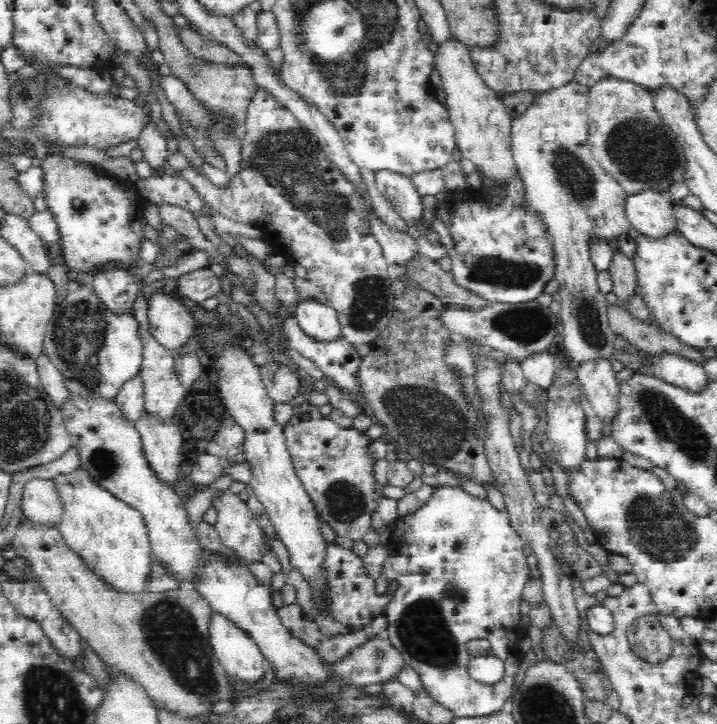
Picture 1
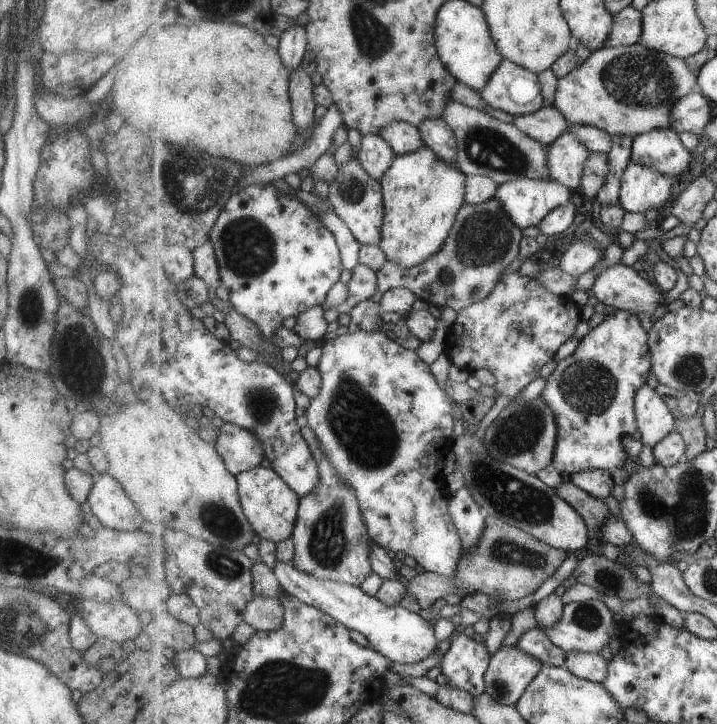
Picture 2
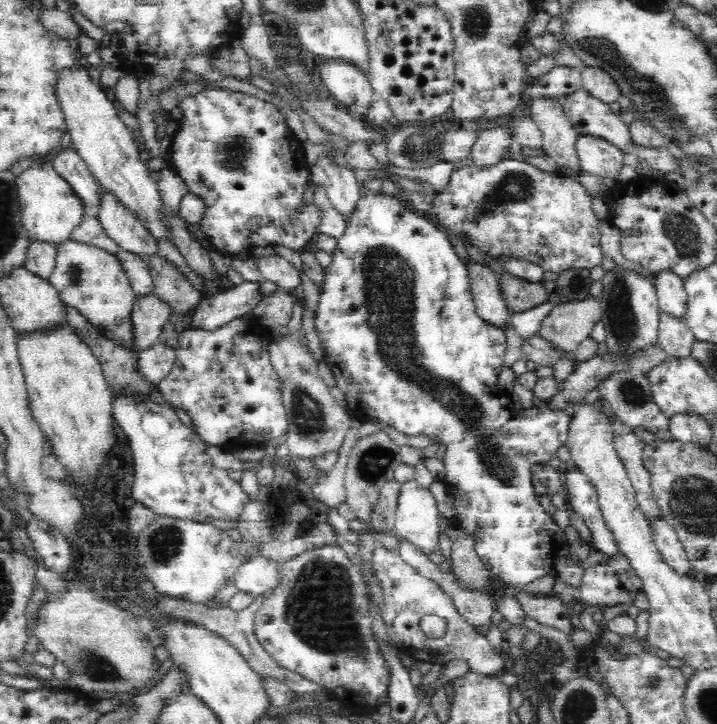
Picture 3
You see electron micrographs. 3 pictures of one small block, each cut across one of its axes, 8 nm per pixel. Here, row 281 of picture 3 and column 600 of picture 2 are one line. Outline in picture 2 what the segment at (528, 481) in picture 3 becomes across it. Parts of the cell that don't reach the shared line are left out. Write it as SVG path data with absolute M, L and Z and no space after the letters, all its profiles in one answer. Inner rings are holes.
M623 309L611 312L599 326L591 329L579 341L573 354L557 363L540 395L557 415L560 433L552 465L560 473L572 475L584 470L622 468L624 460L629 456L623 446L623 438L632 436L635 440L642 440L641 429L637 424L636 398L641 386L645 386L649 372L652 372L649 334L641 326L637 313Z

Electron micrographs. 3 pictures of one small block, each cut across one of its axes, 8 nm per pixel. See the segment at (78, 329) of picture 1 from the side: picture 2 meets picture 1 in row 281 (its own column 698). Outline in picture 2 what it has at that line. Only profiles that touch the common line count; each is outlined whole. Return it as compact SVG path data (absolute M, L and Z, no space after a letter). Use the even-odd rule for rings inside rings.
M640 43L616 47L607 46L601 50L596 50L593 52L591 58L589 58L585 64L581 64L581 66L569 74L569 76L565 76L565 78L558 80L553 104L559 108L559 110L561 110L570 124L578 124L581 126L597 126L597 128L602 128L613 136L619 135L624 137L627 136L627 134L631 134L633 138L637 138L637 136L651 132L651 130L671 129L671 126L673 126L673 106L675 106L677 102L681 100L681 98L685 98L685 96L689 96L689 94L697 92L699 87L698 75L698 72L689 70L689 64L688 62L685 62L683 58L675 57L671 54L663 54L663 52L657 50L649 50L647 46L643 46Z

